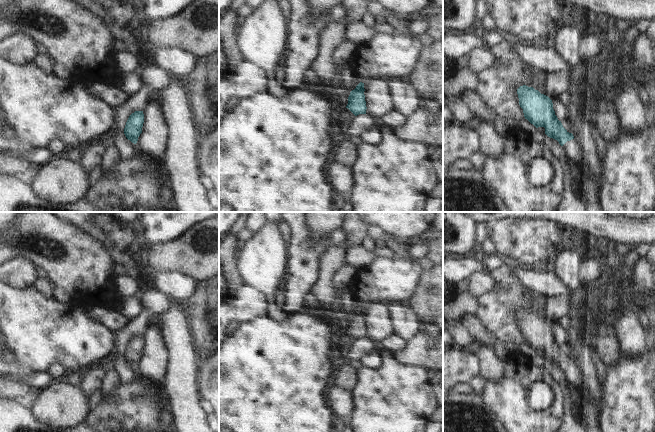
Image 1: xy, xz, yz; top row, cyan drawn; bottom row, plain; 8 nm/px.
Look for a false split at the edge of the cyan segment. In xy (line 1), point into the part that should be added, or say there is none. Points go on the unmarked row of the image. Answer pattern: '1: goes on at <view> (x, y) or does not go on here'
1: does not go on here

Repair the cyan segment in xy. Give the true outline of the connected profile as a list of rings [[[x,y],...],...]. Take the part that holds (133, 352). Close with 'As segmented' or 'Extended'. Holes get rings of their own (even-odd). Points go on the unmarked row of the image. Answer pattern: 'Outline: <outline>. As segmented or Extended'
Outline: [[[135,335],[132,337],[125,349],[124,358],[128,364],[136,368],[138,361],[142,357],[142,351],[144,347],[143,335]]]. As segmented

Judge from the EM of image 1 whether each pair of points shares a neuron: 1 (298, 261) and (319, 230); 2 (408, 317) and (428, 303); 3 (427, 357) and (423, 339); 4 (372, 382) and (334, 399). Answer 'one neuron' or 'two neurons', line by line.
1: two neurons
2: two neurons
3: one neuron
4: two neurons

